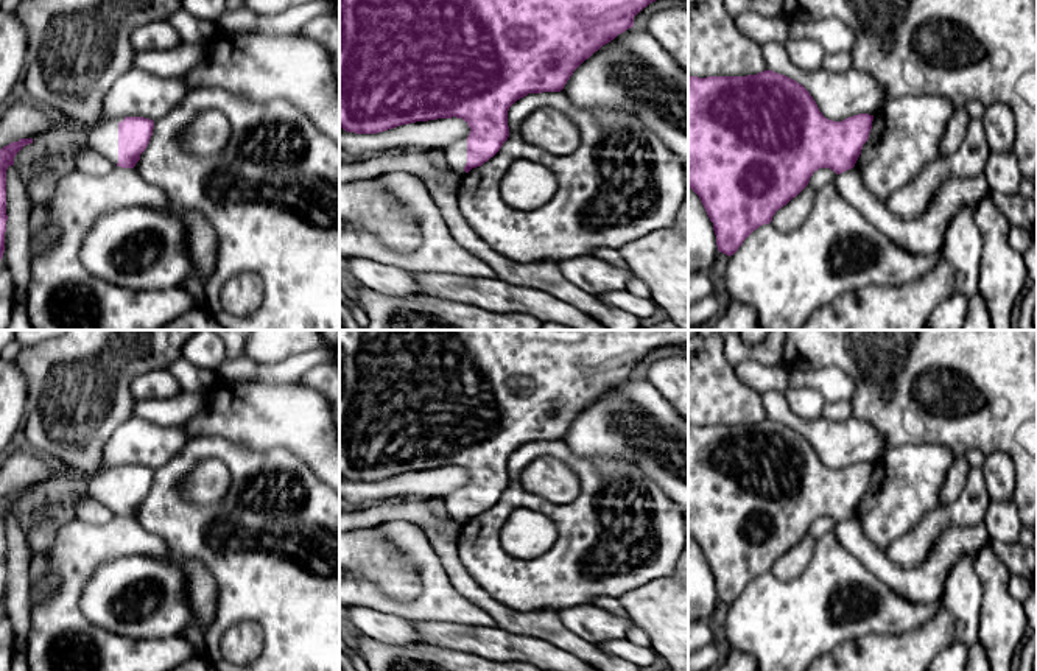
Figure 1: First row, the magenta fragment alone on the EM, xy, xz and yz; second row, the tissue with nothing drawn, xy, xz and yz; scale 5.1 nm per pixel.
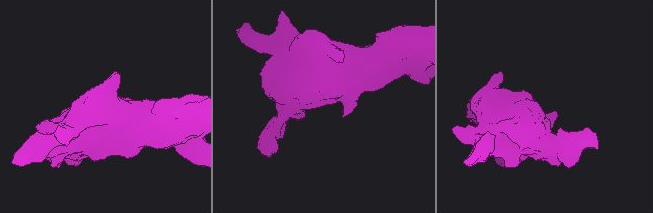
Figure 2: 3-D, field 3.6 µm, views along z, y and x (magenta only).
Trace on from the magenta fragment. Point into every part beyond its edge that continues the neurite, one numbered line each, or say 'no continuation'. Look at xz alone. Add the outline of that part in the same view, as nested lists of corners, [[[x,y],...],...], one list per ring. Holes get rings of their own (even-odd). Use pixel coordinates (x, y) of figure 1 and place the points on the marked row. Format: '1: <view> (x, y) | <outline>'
1: xz (455, 153) | [[[467,139],[447,145],[444,153],[450,170],[466,174],[464,167],[467,163]]]

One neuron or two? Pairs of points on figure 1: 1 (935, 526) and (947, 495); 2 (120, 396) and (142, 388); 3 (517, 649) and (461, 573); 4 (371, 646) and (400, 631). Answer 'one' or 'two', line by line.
1: two
2: two
3: two
4: two

